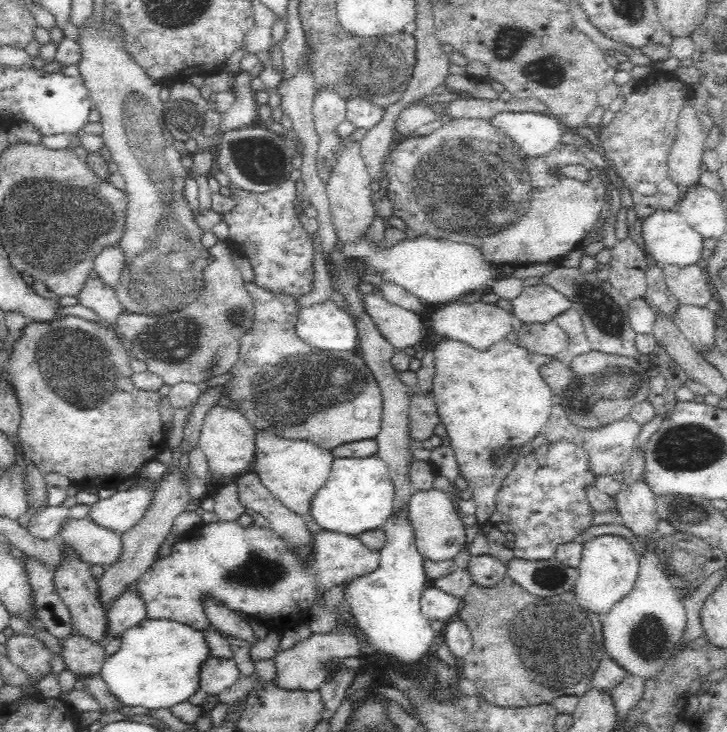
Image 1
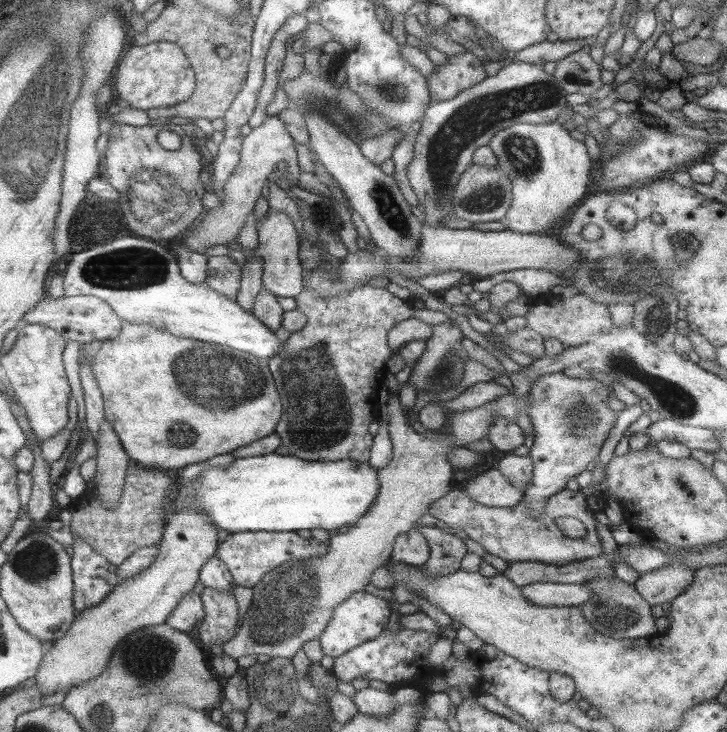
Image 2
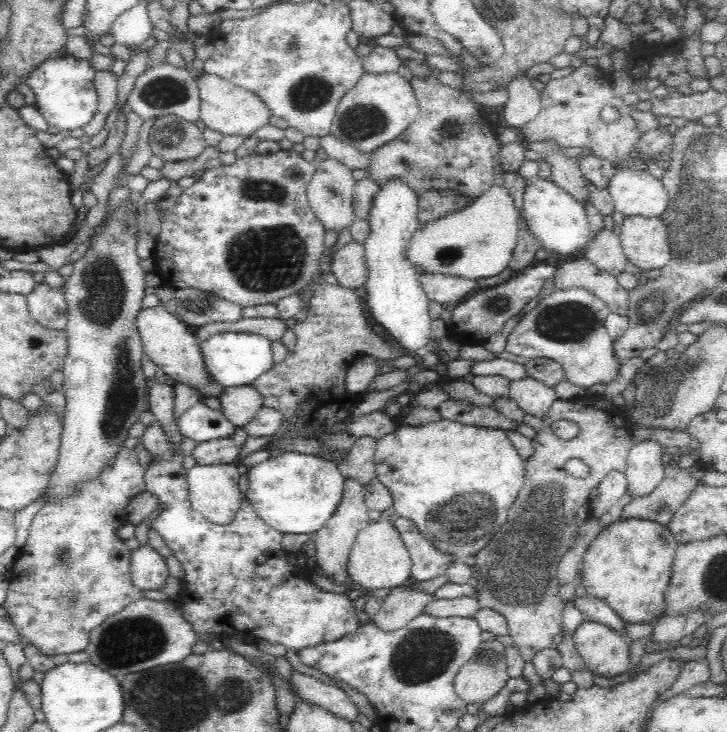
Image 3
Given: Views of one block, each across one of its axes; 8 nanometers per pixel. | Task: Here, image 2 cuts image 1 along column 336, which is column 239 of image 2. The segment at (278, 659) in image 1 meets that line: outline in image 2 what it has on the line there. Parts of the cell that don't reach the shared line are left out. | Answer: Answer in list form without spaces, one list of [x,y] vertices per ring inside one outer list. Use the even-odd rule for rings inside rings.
[[[387,373],[385,377],[384,384],[389,388],[391,396],[390,401],[386,405],[388,405],[388,414],[390,414],[388,429],[394,442],[394,456],[391,465],[379,471],[380,489],[375,502],[370,506],[366,515],[363,515],[362,519],[359,519],[351,526],[350,530],[346,533],[337,532],[332,536],[326,555],[313,557],[309,560],[293,559],[287,564],[270,570],[259,581],[259,584],[254,586],[254,599],[244,615],[239,634],[224,643],[227,655],[233,658],[241,658],[241,656],[267,654],[271,658],[292,659],[295,654],[304,648],[304,644],[307,644],[308,640],[319,639],[334,617],[335,608],[346,602],[356,592],[364,591],[371,584],[373,572],[377,568],[381,568],[392,558],[398,536],[417,528],[417,520],[421,516],[425,516],[429,506],[437,499],[442,499],[455,486],[453,474],[456,468],[447,459],[449,452],[457,450],[456,448],[459,446],[463,447],[463,444],[469,444],[469,442],[486,436],[486,430],[490,422],[497,415],[503,415],[513,421],[513,415],[518,410],[526,414],[527,398],[515,399],[513,394],[508,393],[505,396],[495,398],[495,400],[481,407],[453,412],[449,417],[447,425],[438,431],[445,435],[446,439],[425,439],[407,422],[407,412],[403,412],[403,406],[401,406],[401,400],[399,400],[402,384],[399,384],[397,376]]]

